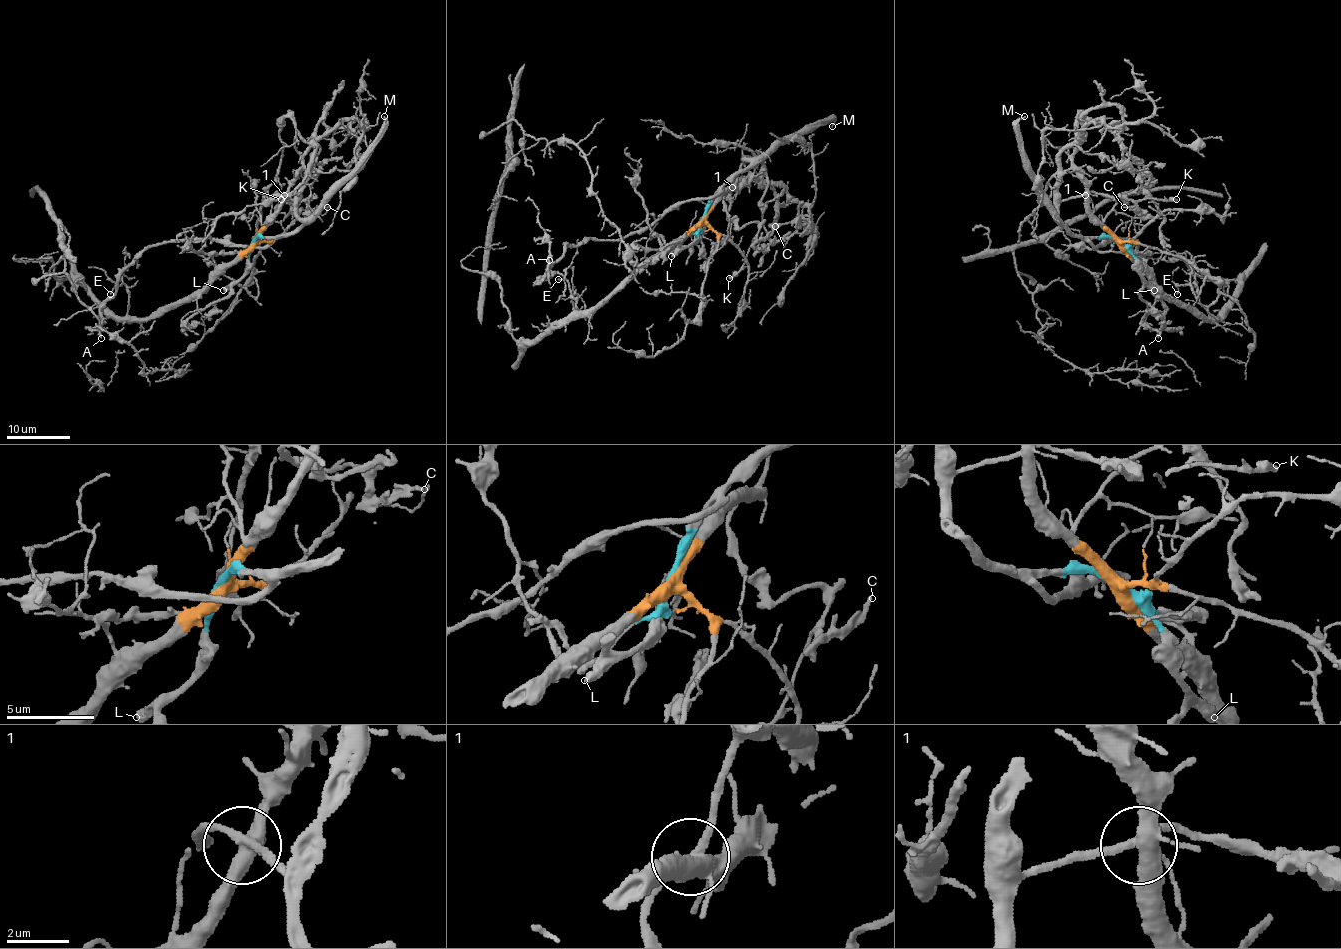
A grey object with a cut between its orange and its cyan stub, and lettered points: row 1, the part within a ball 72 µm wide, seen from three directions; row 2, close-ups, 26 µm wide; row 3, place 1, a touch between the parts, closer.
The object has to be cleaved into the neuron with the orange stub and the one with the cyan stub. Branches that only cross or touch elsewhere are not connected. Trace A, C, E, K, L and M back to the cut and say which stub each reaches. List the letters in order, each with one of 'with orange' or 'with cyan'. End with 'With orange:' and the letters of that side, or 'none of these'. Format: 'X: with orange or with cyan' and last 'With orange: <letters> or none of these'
A: with cyan
C: with cyan
E: with orange
K: with cyan
L: with cyan
M: with cyan
With orange: E

